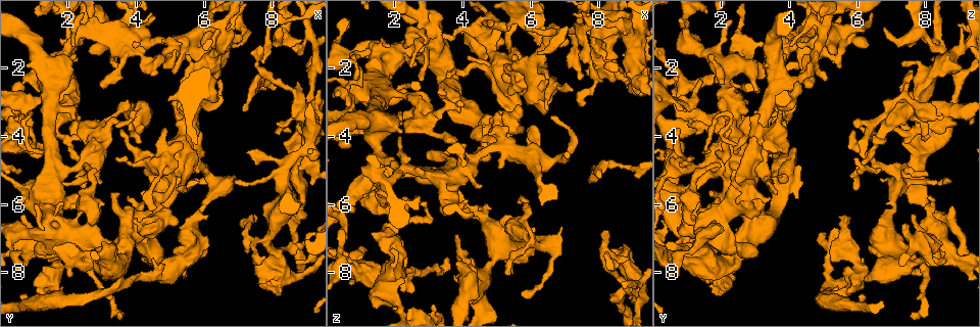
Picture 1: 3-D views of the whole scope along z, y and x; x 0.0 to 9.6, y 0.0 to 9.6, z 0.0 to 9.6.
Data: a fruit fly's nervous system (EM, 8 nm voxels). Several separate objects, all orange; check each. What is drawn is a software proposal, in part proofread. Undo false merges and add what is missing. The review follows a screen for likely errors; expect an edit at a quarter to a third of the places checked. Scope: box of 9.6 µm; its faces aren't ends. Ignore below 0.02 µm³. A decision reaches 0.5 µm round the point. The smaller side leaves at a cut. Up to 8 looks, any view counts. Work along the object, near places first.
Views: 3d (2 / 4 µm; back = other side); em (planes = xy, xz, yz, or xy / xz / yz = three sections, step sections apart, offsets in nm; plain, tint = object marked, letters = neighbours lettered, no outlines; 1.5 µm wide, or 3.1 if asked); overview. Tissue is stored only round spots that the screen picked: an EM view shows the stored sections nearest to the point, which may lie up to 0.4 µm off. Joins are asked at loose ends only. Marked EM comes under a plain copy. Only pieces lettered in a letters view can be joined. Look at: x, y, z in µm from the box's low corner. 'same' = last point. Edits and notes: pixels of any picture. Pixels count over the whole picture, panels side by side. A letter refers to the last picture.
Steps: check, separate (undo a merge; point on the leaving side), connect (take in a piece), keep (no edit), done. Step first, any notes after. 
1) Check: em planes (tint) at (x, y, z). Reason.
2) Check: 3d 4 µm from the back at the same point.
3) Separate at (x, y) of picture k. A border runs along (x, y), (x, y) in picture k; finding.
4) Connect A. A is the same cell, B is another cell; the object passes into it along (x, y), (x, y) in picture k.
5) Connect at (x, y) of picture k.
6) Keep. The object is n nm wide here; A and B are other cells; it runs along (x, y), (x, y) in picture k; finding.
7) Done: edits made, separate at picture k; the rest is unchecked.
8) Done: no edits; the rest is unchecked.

Check: 3d 4 µm at (5.35, 5.10, 8.10). An open end.

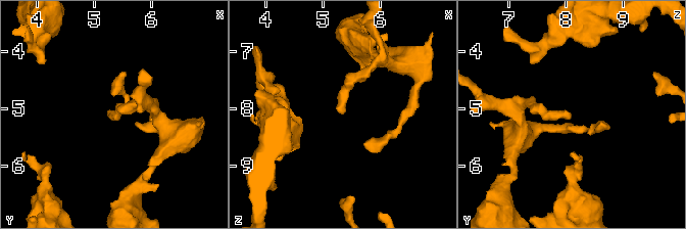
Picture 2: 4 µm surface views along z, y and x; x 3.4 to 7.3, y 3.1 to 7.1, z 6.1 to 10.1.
Check: em planes (letters) at (5.40, 5.15, 8.10).

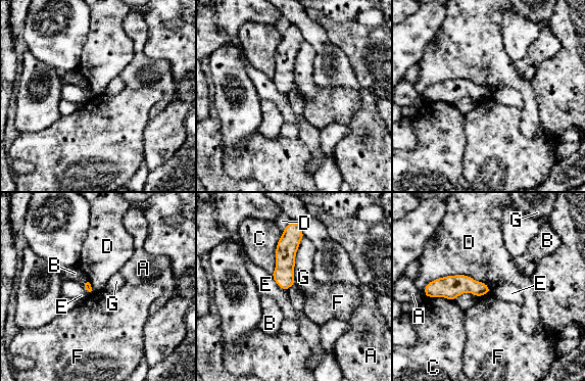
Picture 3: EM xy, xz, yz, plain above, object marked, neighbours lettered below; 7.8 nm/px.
Keep. The longest contact is with D, 550 nm; A, B, C, D, E, F and G are other cells; it runs along (298, 229), (286, 248), (284, 286) in picture 3; none of them fits.

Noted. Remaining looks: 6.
Check: 3d 2 µm at (0.95, 4.25, 2.40). Sharp bend.

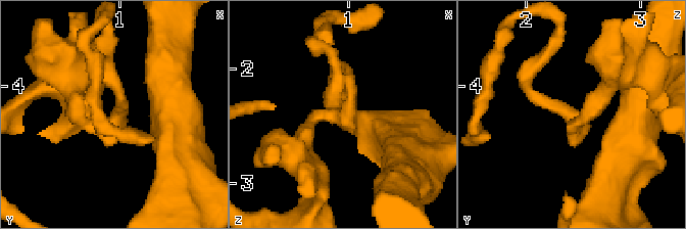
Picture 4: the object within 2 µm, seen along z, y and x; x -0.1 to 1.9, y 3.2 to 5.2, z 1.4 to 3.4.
Check: em xy step 8 (tint) at (1.00, 4.24, 2.32). Need the tissue.

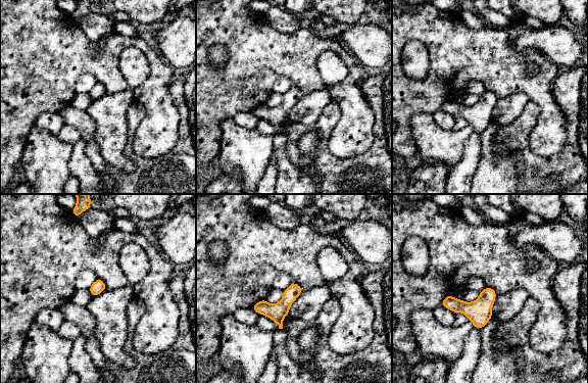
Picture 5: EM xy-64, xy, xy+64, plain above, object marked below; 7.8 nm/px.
Check: em xy step 8 (letters) at the same point. What lies round it.

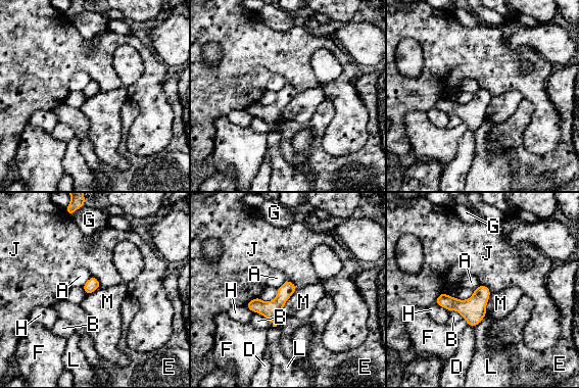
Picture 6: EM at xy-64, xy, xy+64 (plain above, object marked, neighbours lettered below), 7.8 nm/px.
Keep. The object is 100 nm wide here; A, B, D, E, F, G, H, J, L and M are other cells; it runs along (293, 288), (274, 305), (249, 304) in picture 6; all the same cell.

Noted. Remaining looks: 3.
Check: em planes (letters) at (0.80, 3.20, 3.80). Abrupt turn.

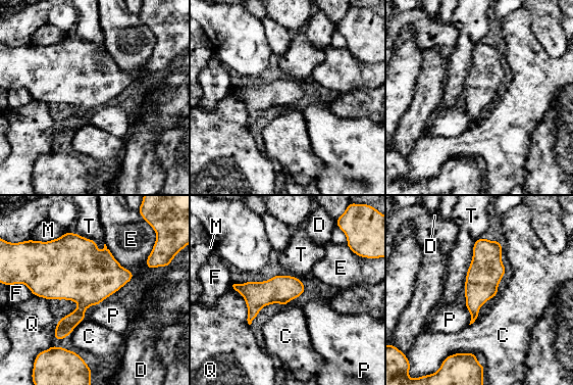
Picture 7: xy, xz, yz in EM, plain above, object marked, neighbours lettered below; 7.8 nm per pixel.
Keep. C, D, E, F, M, P, Q and T are other cells; a border runs along (465, 307), (470, 314), (469, 324) in picture 7; one cell here.

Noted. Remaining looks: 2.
Done: no edits; the rest is unchecked.

